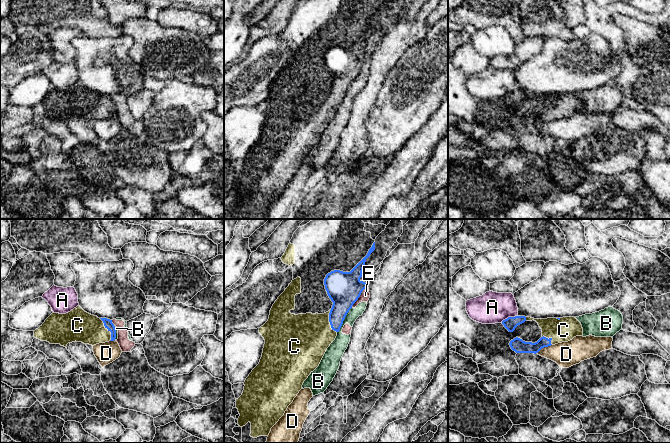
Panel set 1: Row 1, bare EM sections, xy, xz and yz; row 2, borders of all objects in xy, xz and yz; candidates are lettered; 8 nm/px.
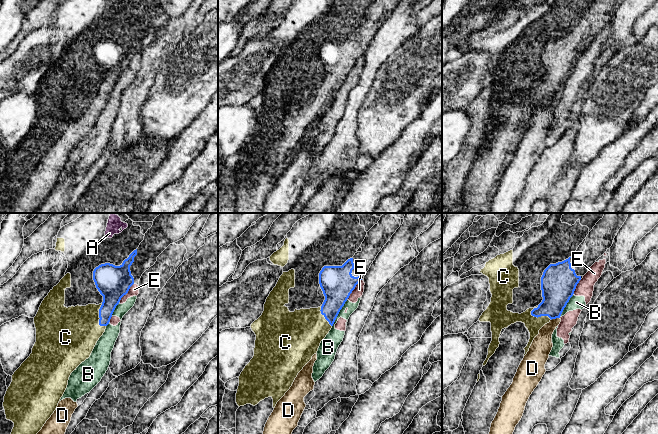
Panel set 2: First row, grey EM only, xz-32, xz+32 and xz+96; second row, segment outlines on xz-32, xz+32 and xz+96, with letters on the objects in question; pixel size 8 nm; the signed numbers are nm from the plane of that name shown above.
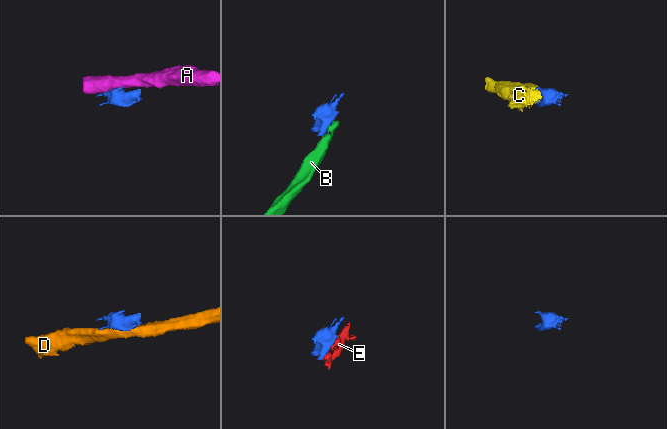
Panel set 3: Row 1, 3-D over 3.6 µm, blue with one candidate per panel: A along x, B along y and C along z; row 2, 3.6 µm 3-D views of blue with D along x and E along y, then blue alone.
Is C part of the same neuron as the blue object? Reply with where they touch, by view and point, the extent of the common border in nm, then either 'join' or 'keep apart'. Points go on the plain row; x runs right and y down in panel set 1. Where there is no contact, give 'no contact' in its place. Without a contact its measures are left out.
meets blue in xz at (329, 97); contact 200 nm long; join

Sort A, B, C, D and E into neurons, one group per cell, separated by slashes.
A / B E / C / D

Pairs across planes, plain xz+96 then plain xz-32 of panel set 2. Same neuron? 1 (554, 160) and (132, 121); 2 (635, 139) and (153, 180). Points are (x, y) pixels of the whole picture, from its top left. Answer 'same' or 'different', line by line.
1: same
2: same

